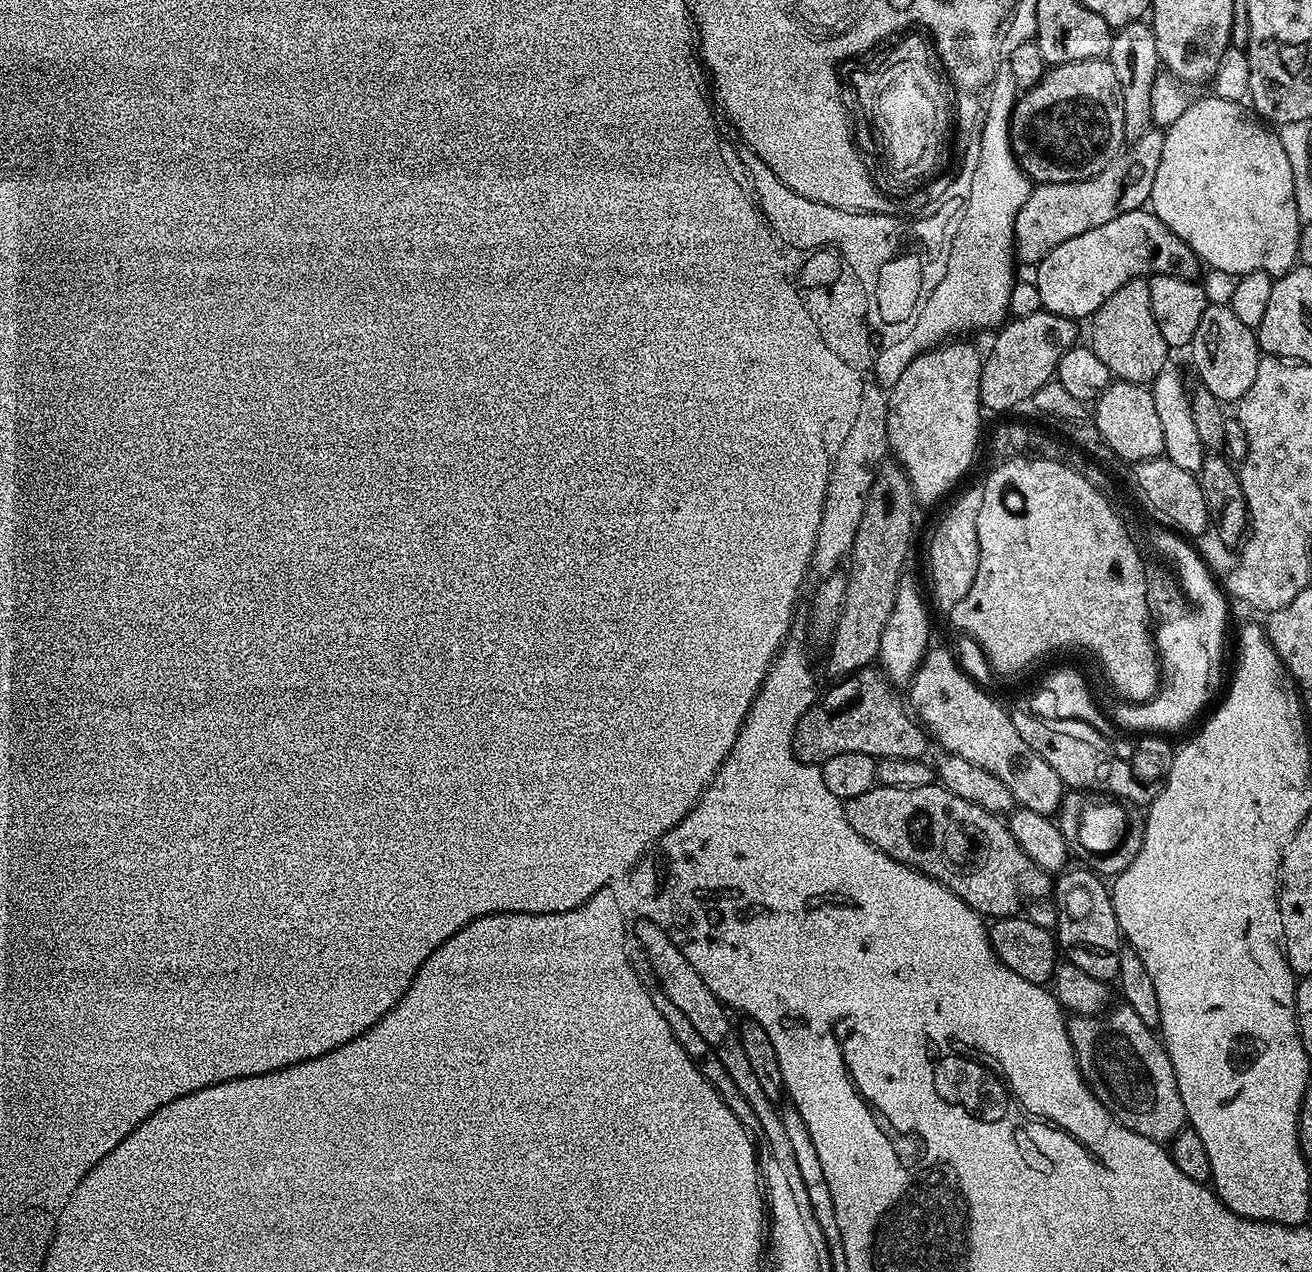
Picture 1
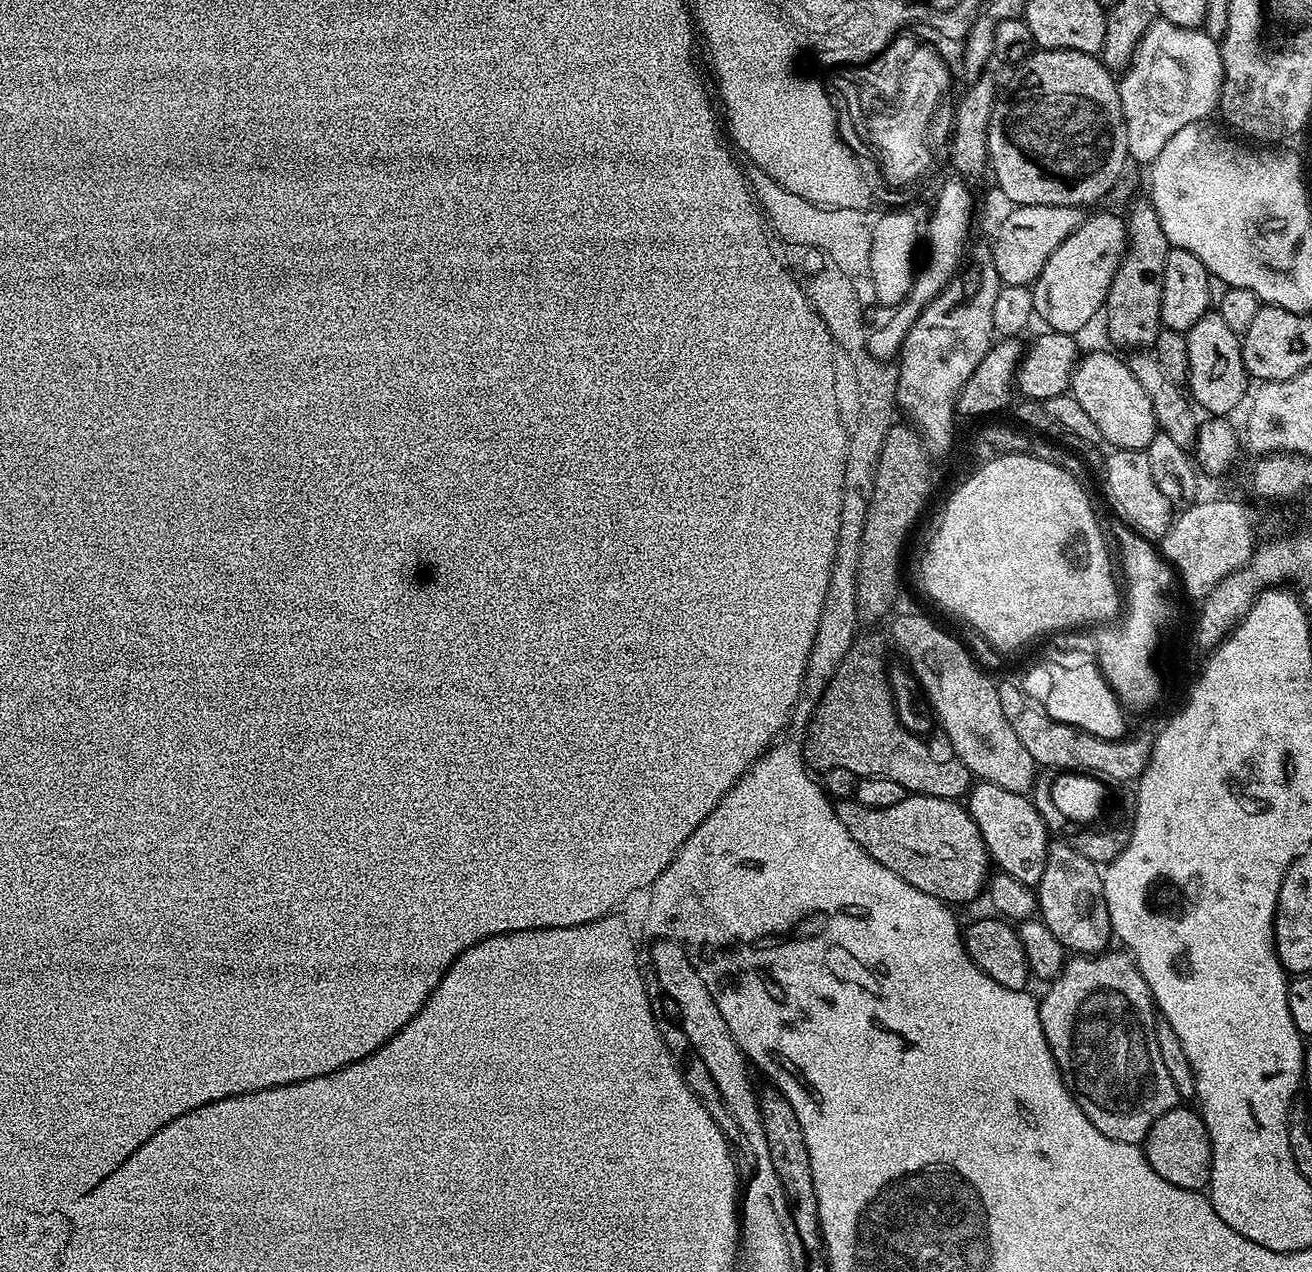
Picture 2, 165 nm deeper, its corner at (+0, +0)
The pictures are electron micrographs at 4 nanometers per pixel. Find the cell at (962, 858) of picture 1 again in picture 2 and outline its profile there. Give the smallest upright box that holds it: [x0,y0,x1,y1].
[835,794,990,906]

